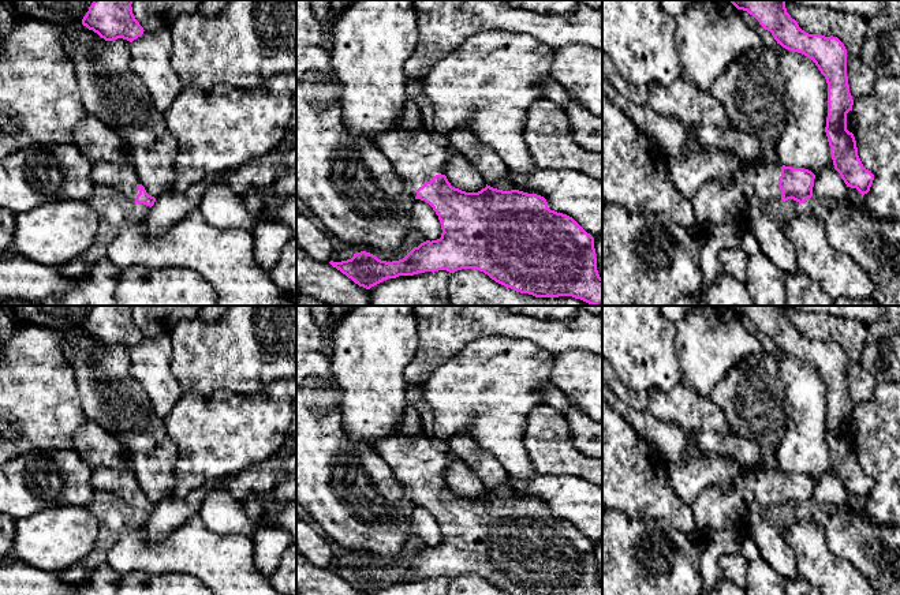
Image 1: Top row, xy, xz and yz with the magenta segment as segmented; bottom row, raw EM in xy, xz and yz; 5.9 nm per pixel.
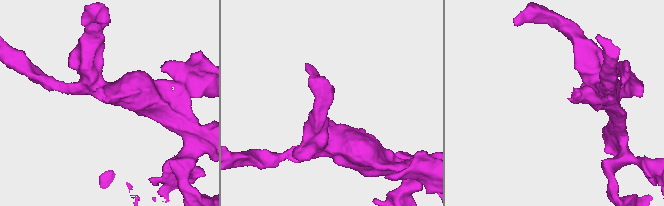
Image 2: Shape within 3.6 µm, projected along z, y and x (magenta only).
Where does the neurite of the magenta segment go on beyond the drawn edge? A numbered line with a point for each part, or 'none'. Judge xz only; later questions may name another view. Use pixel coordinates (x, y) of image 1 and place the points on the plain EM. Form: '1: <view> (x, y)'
1: xz (417, 464)

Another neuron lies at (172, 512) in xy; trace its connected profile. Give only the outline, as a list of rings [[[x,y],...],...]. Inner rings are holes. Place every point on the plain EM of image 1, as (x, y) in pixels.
[[[202,487],[186,497],[172,494],[157,502],[149,520],[143,524],[146,542],[161,543],[187,521],[198,519],[205,497],[206,487]]]

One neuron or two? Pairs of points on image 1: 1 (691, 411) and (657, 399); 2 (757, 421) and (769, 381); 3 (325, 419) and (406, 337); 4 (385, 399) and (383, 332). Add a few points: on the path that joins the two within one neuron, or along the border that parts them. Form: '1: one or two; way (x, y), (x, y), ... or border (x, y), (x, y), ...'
1: one; way (683, 405), (665, 404)
2: one; way (761, 411), (761, 390)
3: two; border (331, 371), (342, 390), (342, 426), (347, 433)
4: one; way (383, 382), (383, 348)

